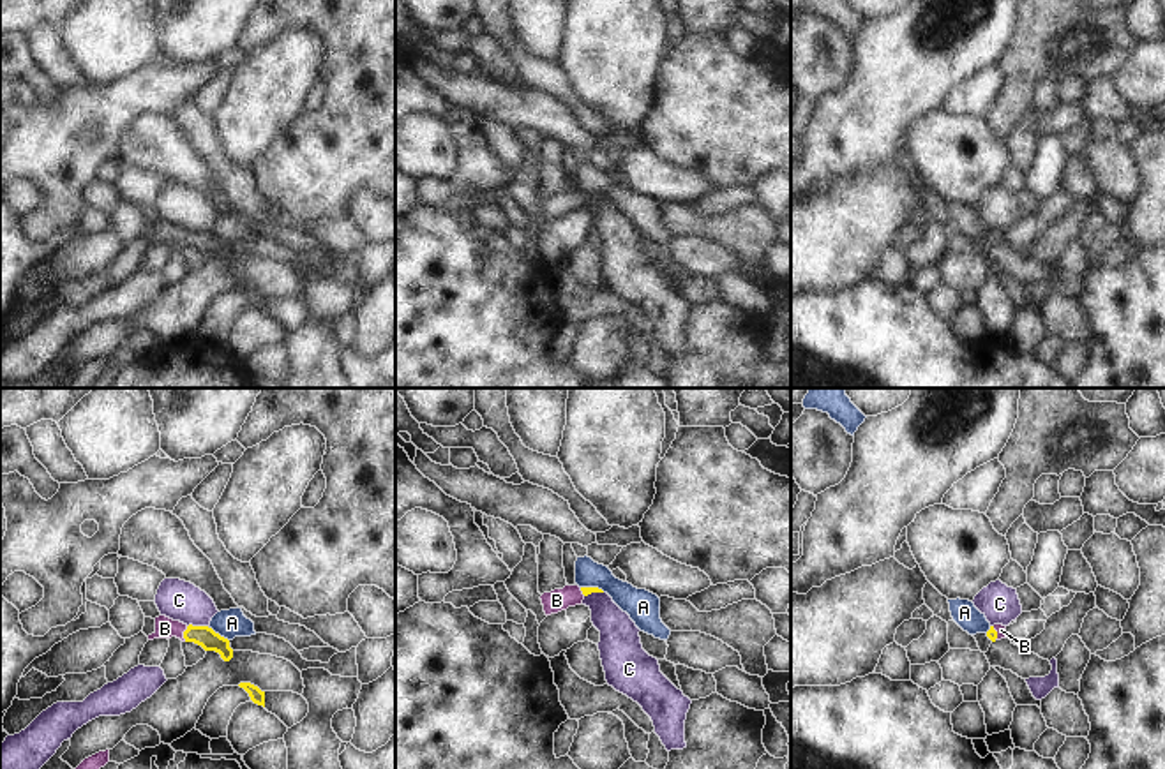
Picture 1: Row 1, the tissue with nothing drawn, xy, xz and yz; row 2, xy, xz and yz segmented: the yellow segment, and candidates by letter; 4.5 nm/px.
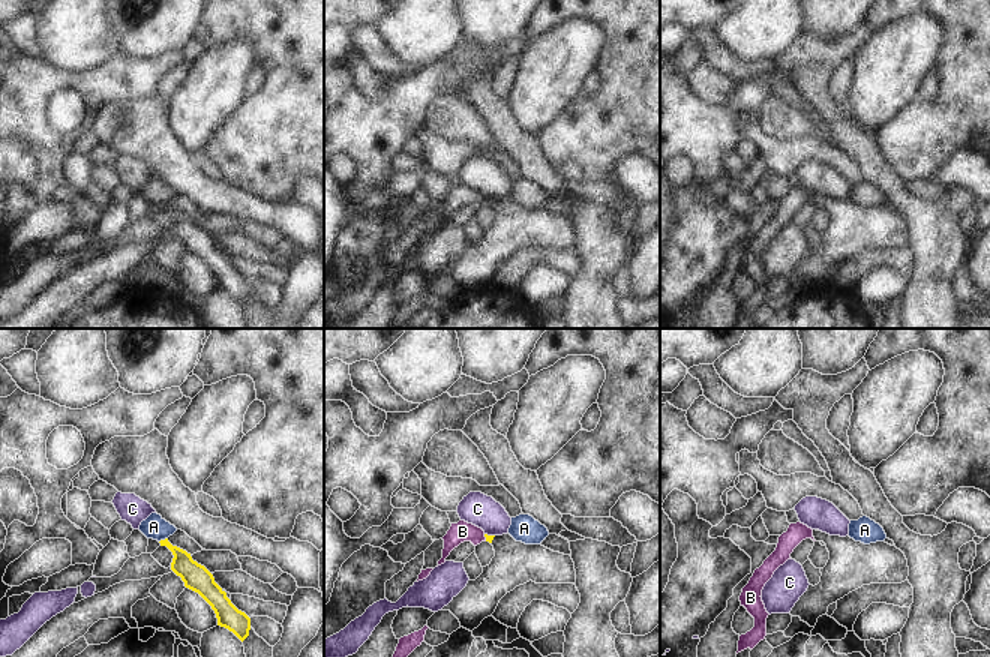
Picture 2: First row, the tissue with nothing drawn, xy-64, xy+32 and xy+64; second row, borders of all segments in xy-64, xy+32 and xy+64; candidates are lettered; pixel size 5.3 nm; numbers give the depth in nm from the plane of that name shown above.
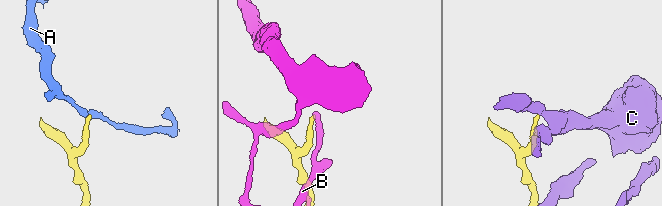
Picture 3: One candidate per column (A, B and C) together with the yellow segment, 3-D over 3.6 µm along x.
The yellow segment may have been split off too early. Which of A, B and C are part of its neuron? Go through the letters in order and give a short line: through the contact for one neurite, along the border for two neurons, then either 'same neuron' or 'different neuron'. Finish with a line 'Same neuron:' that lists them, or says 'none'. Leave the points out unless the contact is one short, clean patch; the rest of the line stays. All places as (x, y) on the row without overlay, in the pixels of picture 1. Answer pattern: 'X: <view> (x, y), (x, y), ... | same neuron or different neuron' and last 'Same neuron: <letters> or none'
A: xy (207, 231), (228, 246) | different neuron
B: xy (202, 240), (184, 238), (177, 233), (165, 233) | same neuron
C: xy (207, 230), (187, 231) | different neuron
Same neuron: B

